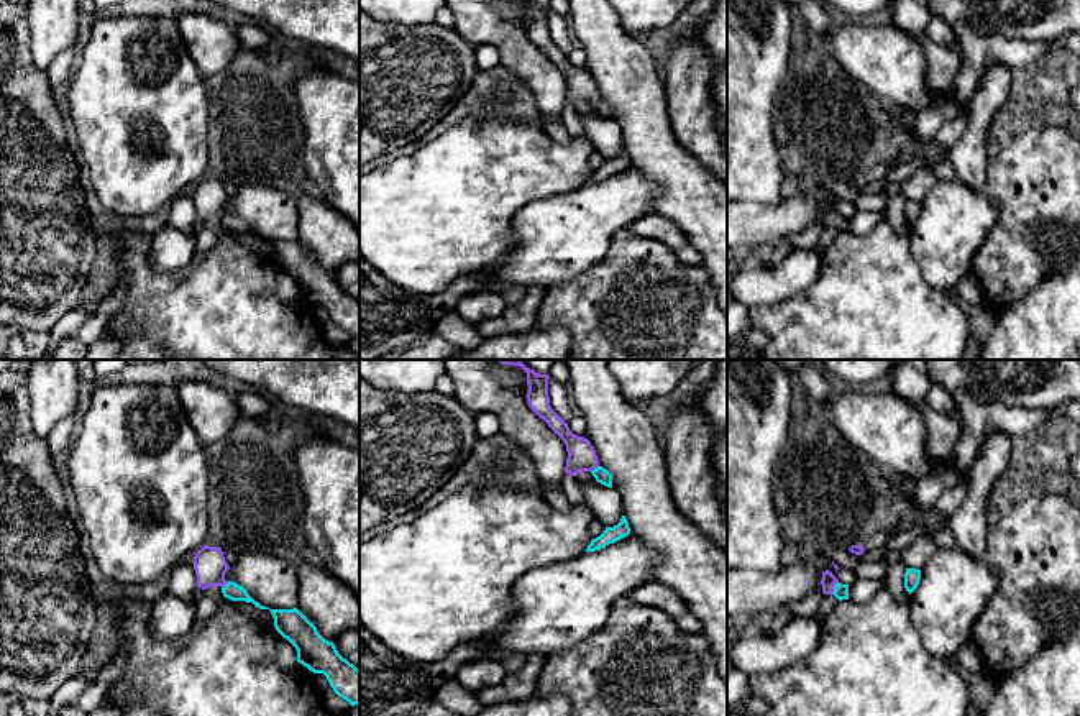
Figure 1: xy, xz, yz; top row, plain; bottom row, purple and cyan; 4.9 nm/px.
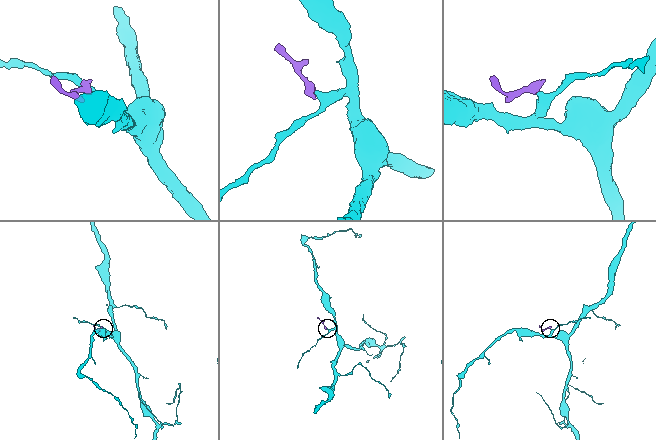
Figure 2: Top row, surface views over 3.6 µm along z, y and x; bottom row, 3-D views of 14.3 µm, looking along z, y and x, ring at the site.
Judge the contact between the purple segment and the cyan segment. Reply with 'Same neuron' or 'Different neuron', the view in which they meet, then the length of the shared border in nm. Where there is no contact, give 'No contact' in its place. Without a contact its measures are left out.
Same neuron. Touches purple in yz. Shared border 70 nm

